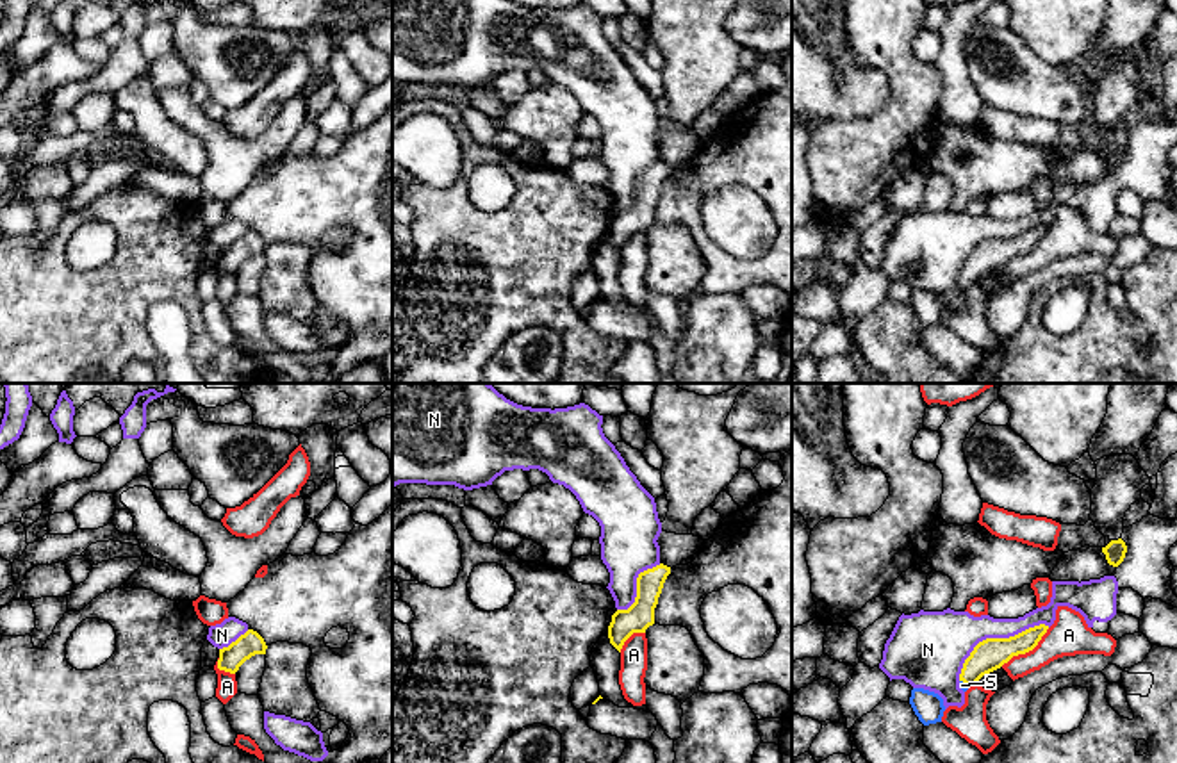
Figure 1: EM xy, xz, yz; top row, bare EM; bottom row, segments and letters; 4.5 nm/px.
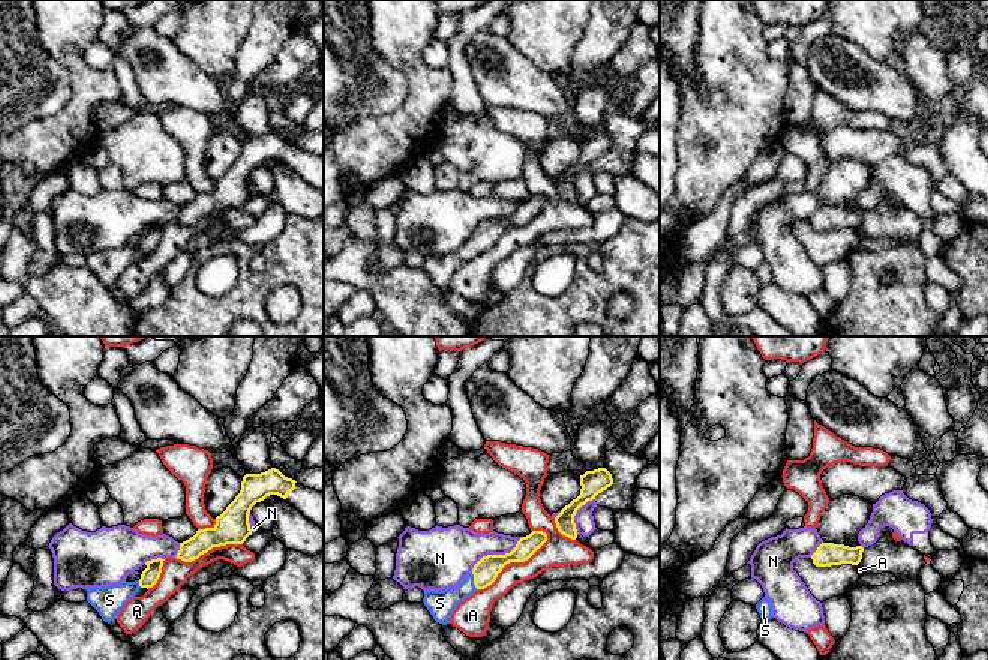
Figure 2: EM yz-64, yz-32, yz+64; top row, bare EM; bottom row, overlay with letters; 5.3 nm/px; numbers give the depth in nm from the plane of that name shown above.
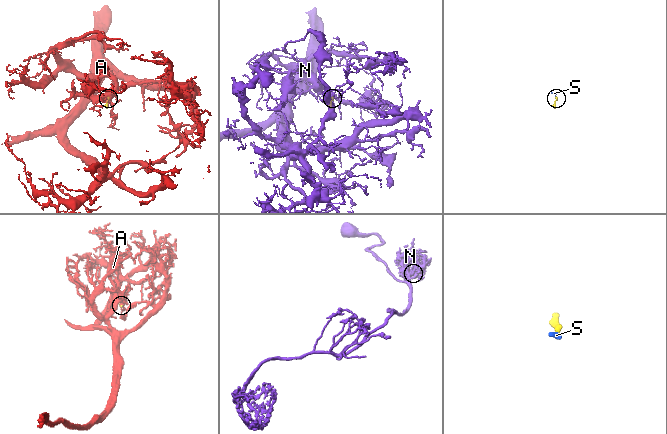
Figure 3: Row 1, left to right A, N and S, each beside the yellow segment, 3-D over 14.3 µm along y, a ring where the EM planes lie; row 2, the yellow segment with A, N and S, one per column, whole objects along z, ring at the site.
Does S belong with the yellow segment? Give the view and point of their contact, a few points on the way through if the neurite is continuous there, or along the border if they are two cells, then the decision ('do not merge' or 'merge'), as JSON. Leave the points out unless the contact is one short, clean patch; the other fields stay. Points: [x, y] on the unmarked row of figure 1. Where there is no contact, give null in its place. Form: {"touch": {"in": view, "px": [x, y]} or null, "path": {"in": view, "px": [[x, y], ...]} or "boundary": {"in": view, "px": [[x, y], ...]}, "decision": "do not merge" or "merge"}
{"touch": {"in": "yz", "px": [965, 286]}, "path": {"in": "yz", "px": [[992, 254], [965, 286], [962, 286]]}, "decision": "merge"}

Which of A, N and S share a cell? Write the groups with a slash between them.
A / N / S

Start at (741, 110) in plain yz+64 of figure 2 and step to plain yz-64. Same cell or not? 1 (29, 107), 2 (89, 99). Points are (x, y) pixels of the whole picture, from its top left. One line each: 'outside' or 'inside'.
1: outside
2: inside

